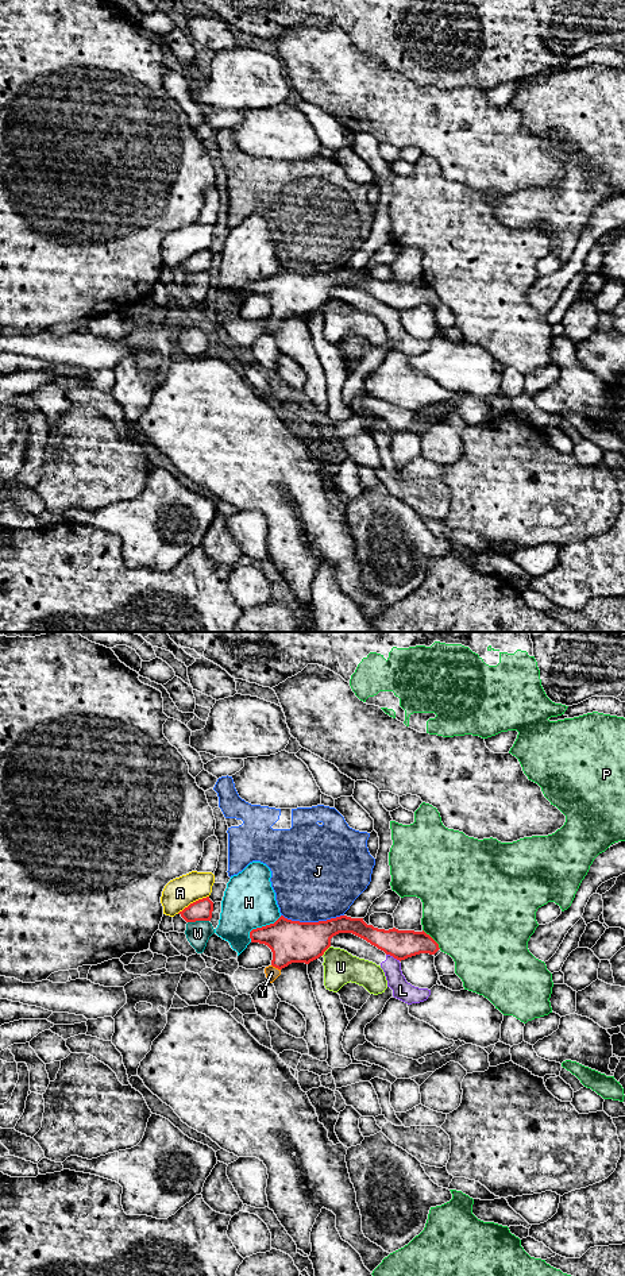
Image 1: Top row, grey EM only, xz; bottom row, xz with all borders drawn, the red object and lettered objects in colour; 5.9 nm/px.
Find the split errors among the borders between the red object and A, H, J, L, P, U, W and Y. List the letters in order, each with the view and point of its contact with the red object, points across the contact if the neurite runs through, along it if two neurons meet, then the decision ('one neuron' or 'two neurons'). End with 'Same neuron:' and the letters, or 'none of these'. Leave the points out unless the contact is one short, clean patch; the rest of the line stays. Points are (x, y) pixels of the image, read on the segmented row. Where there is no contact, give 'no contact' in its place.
A: meets red in xz at (193, 902); two neurons
H: meets red in xz at (262, 926); two neurons
J: meets red in xz at (312, 922); two neurons
L: meets red in xz at (393, 956); border along xz (386, 953), (400, 960); two neurons
P: meets red in xz at (432, 939); two neurons
U: meets red in xz at (325, 949); two neurons
W: meets red in xz at (197, 920); two neurons
Y: meets red in xz at (276, 967); runs through xz (290, 941), (276, 967), (272, 972); one neuron
Same neuron: Y

